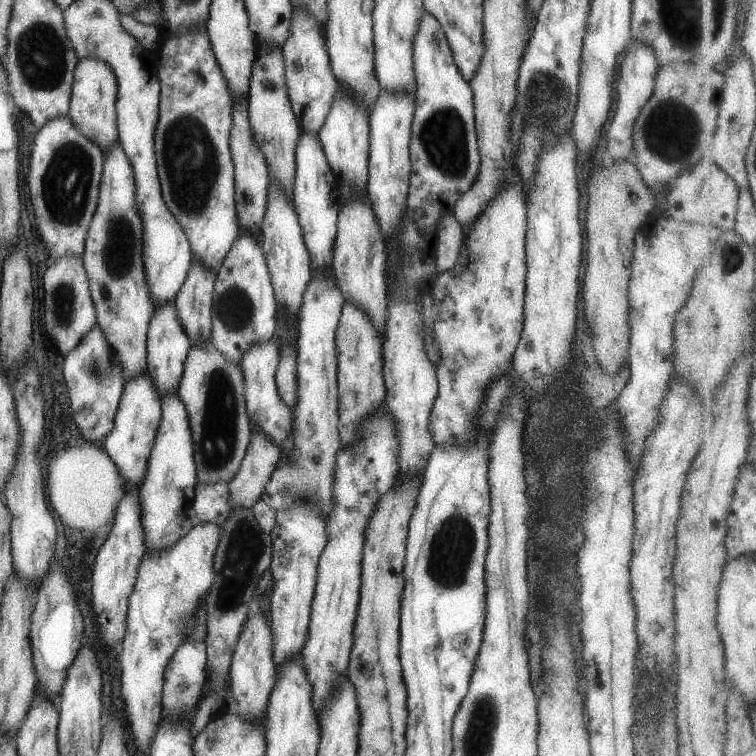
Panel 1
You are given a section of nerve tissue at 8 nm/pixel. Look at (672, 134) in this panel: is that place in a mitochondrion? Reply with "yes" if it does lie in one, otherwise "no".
yes

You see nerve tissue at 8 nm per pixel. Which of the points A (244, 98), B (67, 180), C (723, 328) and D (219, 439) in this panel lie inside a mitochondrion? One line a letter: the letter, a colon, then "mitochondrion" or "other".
A: other
B: mitochondrion
C: other
D: mitochondrion

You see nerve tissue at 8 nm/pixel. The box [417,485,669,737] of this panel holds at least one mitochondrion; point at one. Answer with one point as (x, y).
(453, 541)

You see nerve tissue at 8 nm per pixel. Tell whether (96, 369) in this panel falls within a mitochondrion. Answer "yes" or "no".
yes

